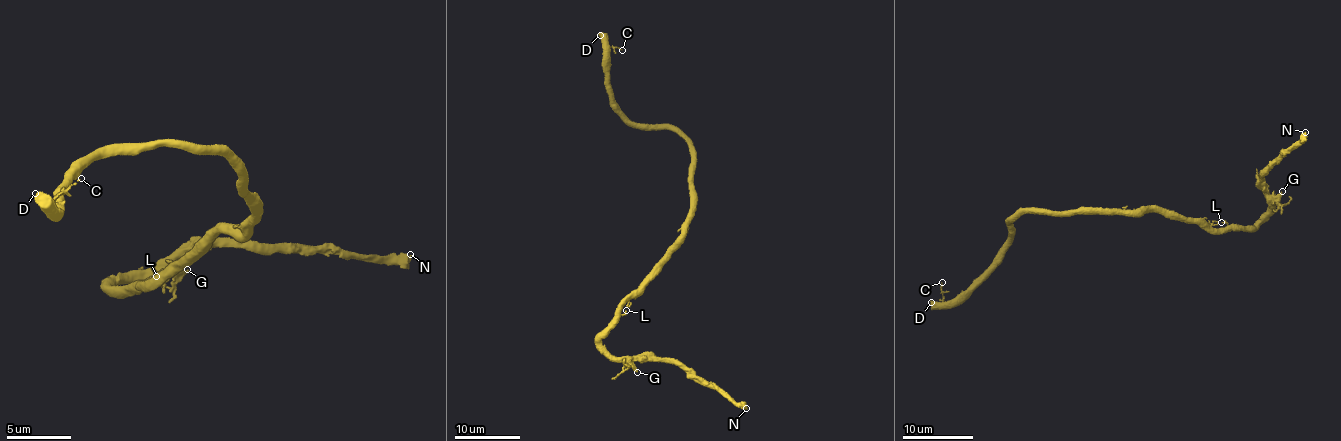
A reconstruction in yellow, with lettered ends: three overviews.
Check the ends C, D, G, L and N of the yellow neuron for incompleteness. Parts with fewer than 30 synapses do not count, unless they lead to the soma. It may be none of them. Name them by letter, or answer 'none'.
N

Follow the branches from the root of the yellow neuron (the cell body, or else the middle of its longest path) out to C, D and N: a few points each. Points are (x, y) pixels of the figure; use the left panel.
C: (230, 229), (253, 213), (230, 158), (107, 152), (73, 172), (54, 212), (81, 178)
D: (230, 229), (253, 213), (240, 174), (230, 158), (193, 148), (107, 152), (73, 172), (54, 212), (35, 193)
N: (230, 229), (148, 287), (130, 296), (114, 288), (215, 246), (303, 246), (385, 262), (410, 254)

